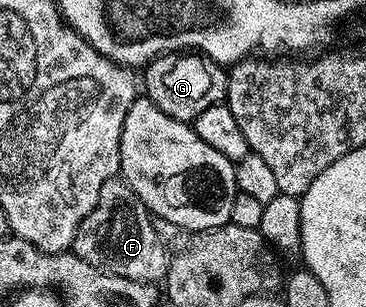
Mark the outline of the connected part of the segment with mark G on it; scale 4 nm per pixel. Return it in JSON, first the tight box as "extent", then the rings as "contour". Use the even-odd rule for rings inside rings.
{"extent":[143,53,229,124],"contour":[[[200,53],[160,55],[144,68],[143,74],[143,91],[147,98],[159,109],[163,109],[163,113],[184,123],[192,124],[199,113],[203,113],[203,109],[211,109],[211,105],[216,103],[225,103],[229,84],[228,70]]]}

